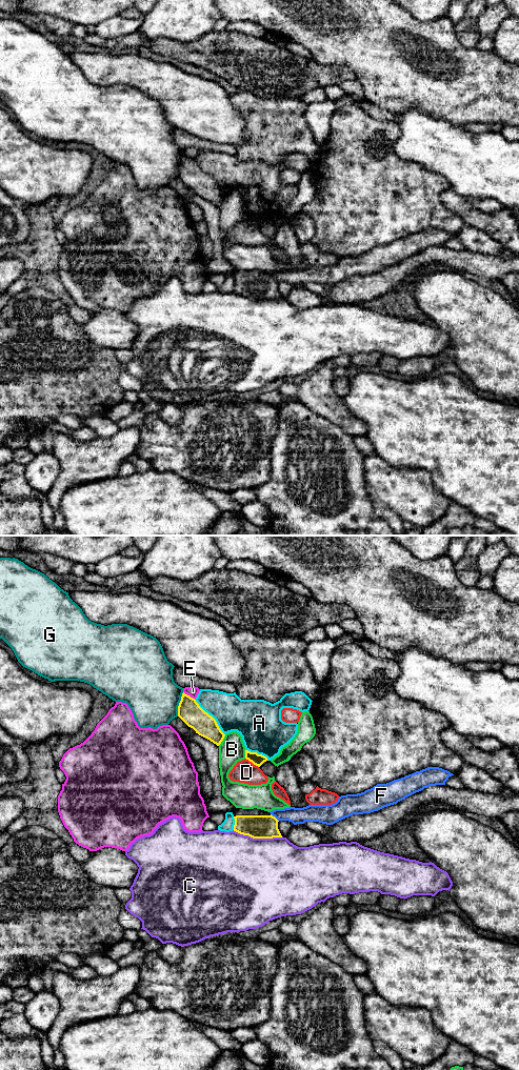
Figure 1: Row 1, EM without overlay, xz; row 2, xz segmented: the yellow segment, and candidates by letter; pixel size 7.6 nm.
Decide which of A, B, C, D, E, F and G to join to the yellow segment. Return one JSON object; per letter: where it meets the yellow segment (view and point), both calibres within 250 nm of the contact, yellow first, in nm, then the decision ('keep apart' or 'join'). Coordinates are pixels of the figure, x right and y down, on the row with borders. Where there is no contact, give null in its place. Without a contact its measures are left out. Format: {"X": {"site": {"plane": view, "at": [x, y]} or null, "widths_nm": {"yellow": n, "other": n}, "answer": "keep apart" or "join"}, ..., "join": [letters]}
{"A": {"site": {"plane": "xz", "at": [212, 717]}, "widths_nm": {"yellow": 180, "other": 260}, "answer": "keep apart"}, "B": {"site": {"plane": "xz", "at": [222, 740]}, "widths_nm": {"yellow": 170, "other": 200}, "answer": "keep apart"}, "C": {"site": {"plane": "xz", "at": [258, 838]}, "widths_nm": {"yellow": 180, "other": 500}, "answer": "keep apart"}, "D": {"site": {"plane": "xz", "at": [252, 762]}, "widths_nm": {"yellow": 90, "other": 180}, "answer": "keep apart"}, "E": {"site": {"plane": "xz", "at": [188, 695]}, "widths_nm": {"yellow": 180, "other": 90}, "answer": "keep apart"}, "F": {"site": {"plane": "xz", "at": [275, 818]}, "widths_nm": {"yellow": 180, "other": 130}, "answer": "keep apart"}, "G": {"site": {"plane": "xz", "at": [179, 704]}, "widths_nm": {"yellow": 180, "other": 400}, "answer": "keep apart"}, "join": []}

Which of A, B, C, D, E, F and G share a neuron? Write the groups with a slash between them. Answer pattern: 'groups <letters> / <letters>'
groups A / B / C / D / E / F / G

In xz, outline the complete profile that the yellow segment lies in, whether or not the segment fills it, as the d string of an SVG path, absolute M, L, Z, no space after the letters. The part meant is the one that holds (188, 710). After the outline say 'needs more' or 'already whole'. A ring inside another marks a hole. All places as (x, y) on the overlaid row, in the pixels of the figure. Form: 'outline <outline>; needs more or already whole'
outline M182 693L178 706L178 716L196 733L209 740L217 746L221 744L225 734L219 728L216 720L205 712L195 699Z; already whole

